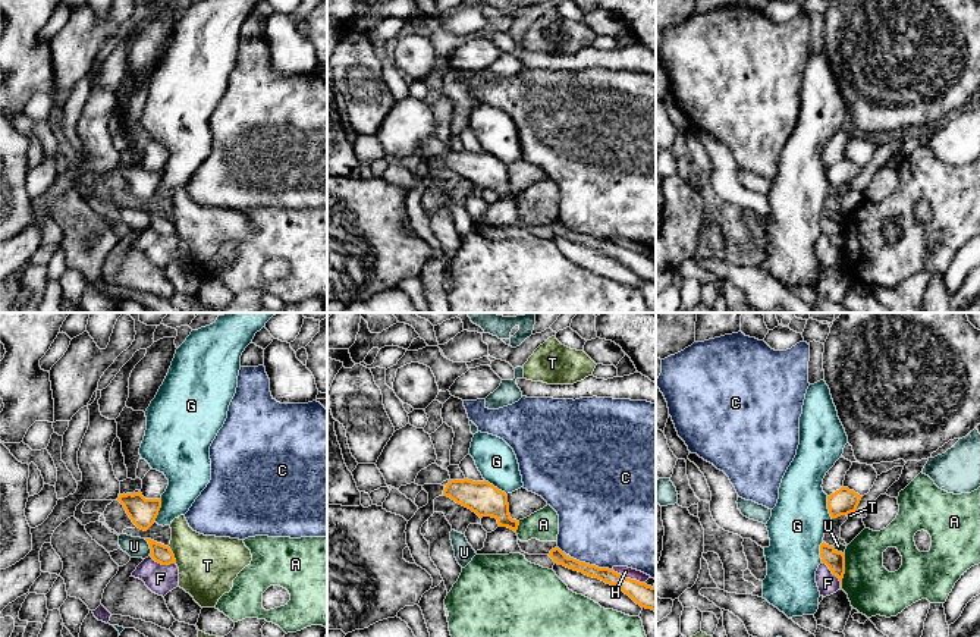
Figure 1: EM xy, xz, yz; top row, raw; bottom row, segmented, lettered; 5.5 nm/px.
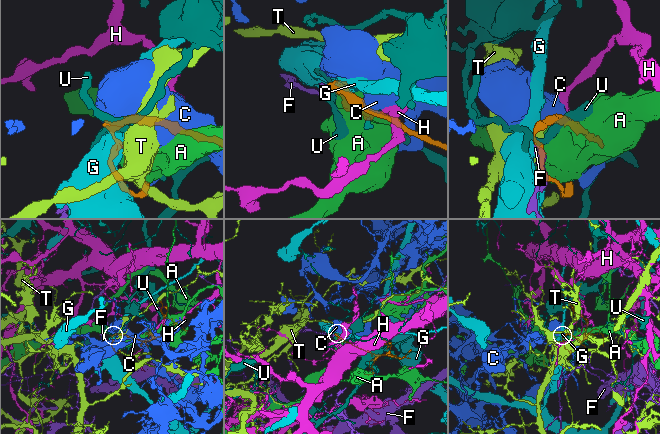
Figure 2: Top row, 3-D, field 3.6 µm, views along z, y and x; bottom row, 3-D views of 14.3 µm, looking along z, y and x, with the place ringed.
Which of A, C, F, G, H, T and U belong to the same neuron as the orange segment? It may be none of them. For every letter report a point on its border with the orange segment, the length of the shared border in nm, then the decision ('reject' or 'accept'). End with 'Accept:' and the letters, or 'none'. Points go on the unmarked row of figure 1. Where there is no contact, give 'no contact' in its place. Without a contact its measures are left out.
A: yz (844, 241) | 200 nm | reject
C: xz (591, 237) | 240 nm | reject
F: yz (834, 245) | 190 nm | reject
G: xy (159, 181) | 140 nm | reject
H: xz (628, 250) | 200 nm | reject
T: xy (172, 225) | 100 nm | reject
U: xy (150, 219) | 100 nm | reject
Accept: none

